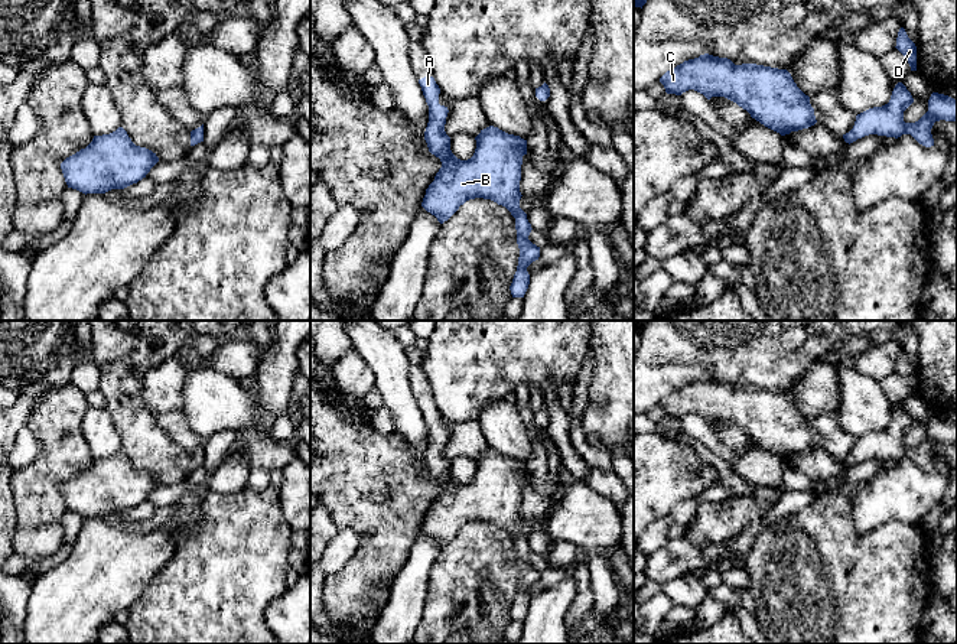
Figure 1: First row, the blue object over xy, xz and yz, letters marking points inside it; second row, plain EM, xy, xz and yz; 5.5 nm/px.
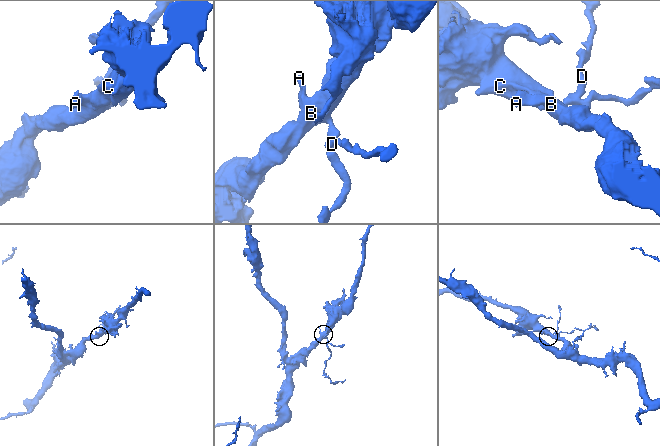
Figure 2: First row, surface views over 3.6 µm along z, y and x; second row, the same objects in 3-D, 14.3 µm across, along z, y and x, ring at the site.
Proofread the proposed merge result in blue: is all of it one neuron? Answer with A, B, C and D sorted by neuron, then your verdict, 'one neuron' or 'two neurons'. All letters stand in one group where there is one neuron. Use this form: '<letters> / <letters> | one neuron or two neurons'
A B C D | one neuron

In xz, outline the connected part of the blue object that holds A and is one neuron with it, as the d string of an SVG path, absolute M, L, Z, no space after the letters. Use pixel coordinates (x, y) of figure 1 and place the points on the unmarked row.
M433 400L419 403L429 429L424 464L429 475L440 482L442 491L426 513L421 530L440 547L447 544L469 523L484 521L505 530L515 541L518 589L510 609L512 621L524 621L530 598L527 591L538 583L540 570L528 563L531 547L520 531L520 504L527 464L489 449L475 461L476 472L471 482L460 484L450 474L445 455L447 430L439 427L440 412Z

